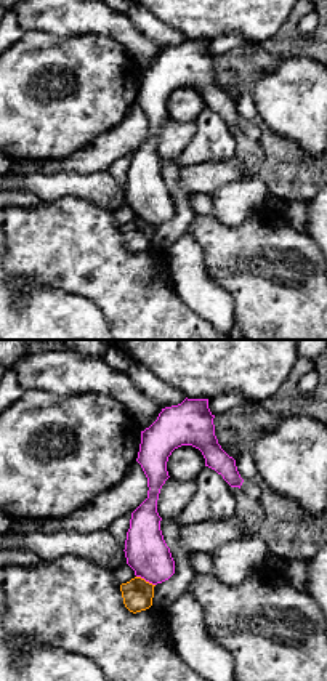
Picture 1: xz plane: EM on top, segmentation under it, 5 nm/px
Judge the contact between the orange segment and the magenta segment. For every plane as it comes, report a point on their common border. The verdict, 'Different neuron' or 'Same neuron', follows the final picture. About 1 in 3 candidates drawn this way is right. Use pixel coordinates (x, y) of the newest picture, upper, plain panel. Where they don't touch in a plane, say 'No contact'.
Touches orange at (145, 221)

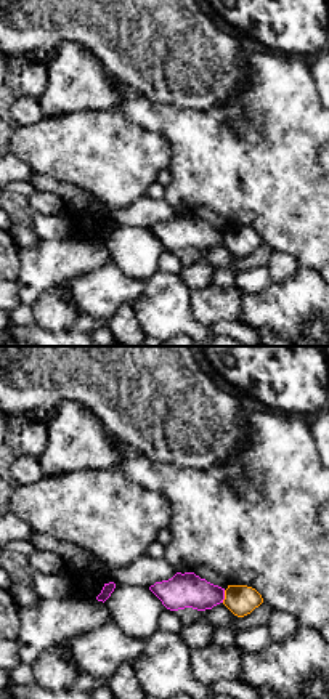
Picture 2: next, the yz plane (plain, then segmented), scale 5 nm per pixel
Touches orange at (225, 238)

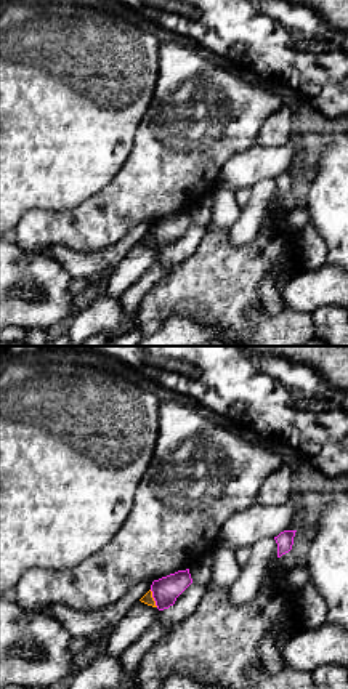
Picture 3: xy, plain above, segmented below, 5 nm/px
Touches orange at (153, 239)

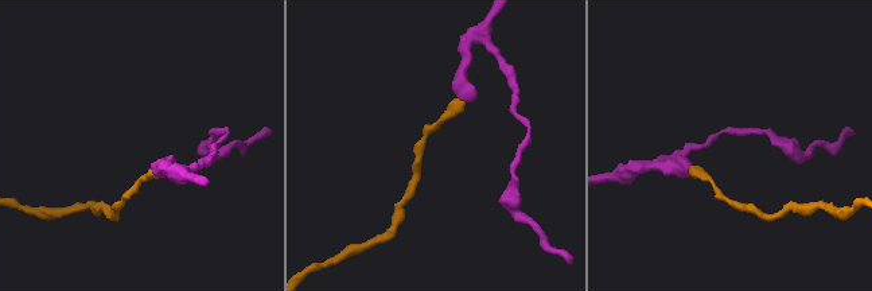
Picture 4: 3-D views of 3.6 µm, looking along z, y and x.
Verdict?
Different neuron

